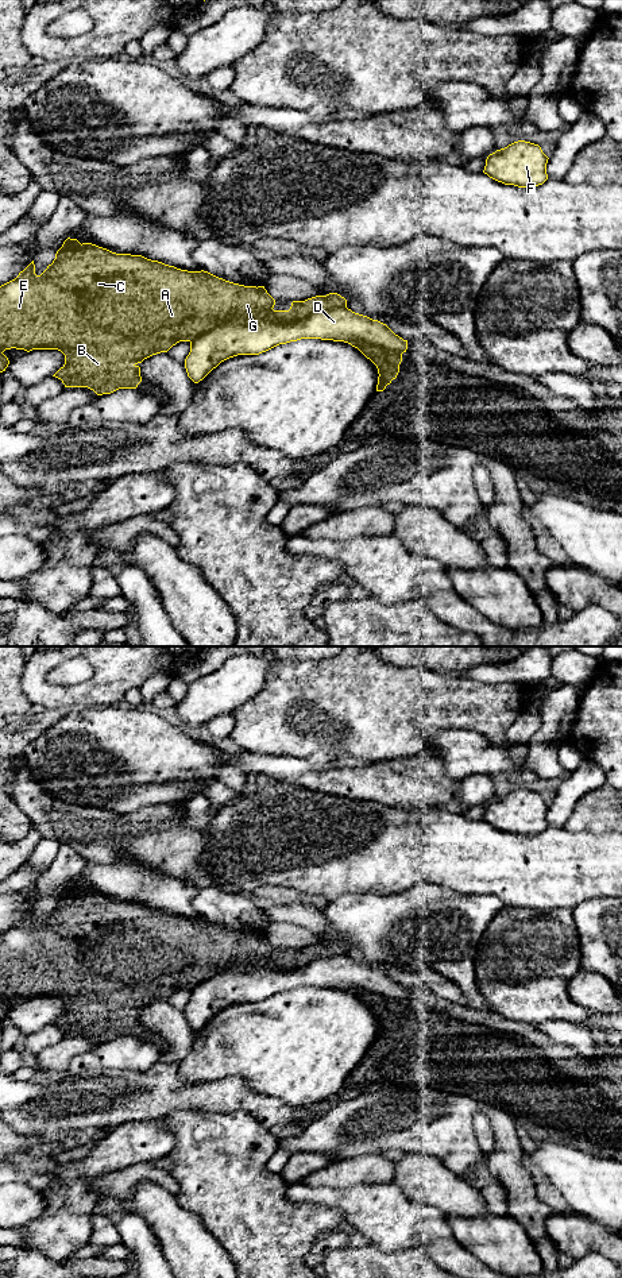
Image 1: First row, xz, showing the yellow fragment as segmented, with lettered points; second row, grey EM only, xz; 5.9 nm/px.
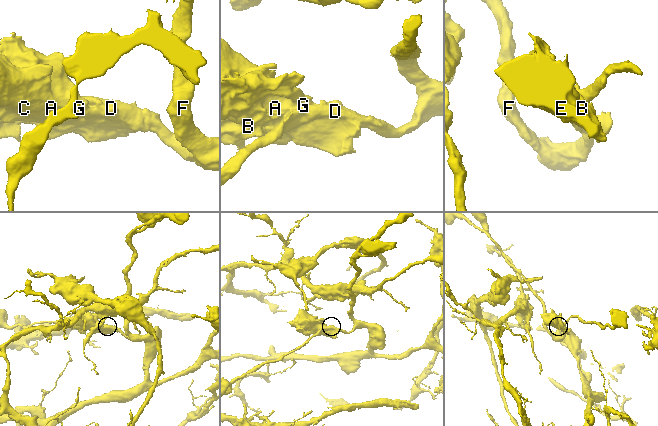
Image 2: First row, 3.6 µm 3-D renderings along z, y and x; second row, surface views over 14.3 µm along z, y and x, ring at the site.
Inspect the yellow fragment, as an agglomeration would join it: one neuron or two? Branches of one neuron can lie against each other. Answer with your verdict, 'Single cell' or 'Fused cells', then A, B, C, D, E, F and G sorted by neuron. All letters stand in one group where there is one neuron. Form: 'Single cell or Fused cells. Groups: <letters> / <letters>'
Fused cells. Groups: A B C E G / D F

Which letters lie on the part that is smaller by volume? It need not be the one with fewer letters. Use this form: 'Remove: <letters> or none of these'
Remove: A, B, C, E, G

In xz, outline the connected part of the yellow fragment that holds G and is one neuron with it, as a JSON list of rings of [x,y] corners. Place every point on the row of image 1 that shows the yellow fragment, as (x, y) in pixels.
[[[67,238],[53,263],[40,275],[35,274],[32,260],[15,279],[0,286],[0,372],[9,364],[3,354],[5,350],[58,350],[65,355],[65,364],[53,377],[61,379],[65,387],[88,387],[97,395],[111,394],[119,389],[138,387],[142,382],[138,364],[144,359],[167,352],[179,341],[193,341],[216,324],[244,317],[294,323],[316,312],[344,308],[347,300],[337,293],[329,293],[293,301],[289,310],[274,310],[274,305],[275,300],[264,286],[244,286],[204,270],[181,270],[142,255],[116,254]]]

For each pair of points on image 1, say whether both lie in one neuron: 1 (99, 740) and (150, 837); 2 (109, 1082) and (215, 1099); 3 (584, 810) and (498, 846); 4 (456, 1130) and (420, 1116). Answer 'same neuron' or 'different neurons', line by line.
1: different neurons
2: same neuron
3: different neurons
4: same neuron

